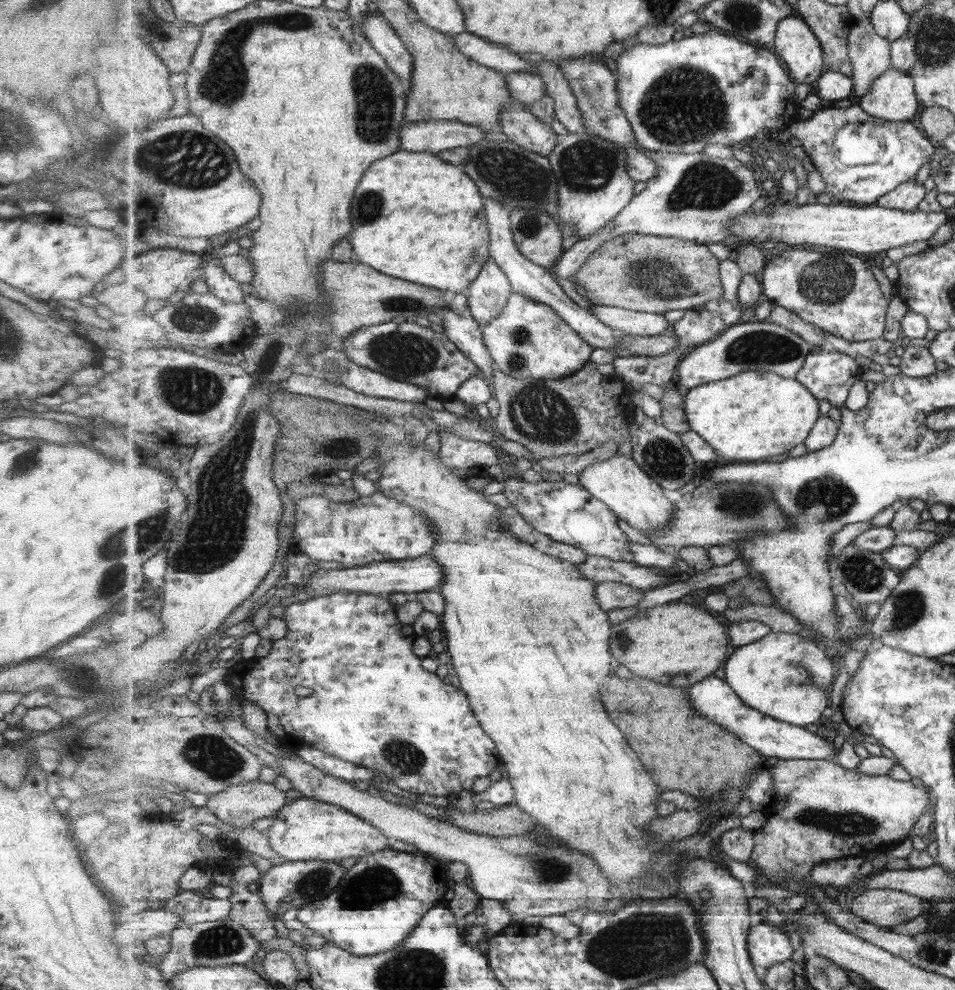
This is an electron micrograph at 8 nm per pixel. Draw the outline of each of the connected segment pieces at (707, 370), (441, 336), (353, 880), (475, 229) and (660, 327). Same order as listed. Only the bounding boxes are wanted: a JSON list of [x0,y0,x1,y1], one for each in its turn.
[[676,321,813,390],[339,321,480,400],[298,848,448,956],[350,149,491,293],[590,304,673,337]]

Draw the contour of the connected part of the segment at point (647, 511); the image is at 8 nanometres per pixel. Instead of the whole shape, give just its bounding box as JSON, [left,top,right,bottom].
[579,455,677,535]

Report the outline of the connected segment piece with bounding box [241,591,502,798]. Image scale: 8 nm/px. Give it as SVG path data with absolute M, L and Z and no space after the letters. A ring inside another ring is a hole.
M336 592L327 596L311 597L302 602L291 603L285 608L284 620L288 626L288 632L282 639L272 643L272 647L266 657L261 658L261 664L241 676L242 696L245 700L251 700L265 710L268 716L269 729L278 736L278 742L285 744L294 750L300 747L315 747L327 754L343 759L347 762L375 769L379 774L386 775L397 787L416 794L430 794L449 798L451 794L461 790L471 790L477 778L489 776L495 768L502 764L498 757L498 746L485 732L478 717L471 708L470 697L463 692L456 681L445 684L437 674L427 672L421 662L422 658L413 652L414 635L407 636L403 632L403 623L399 622L397 605L387 599L387 595L374 595L357 592ZM297 686L305 686L313 691L306 697L295 695Z

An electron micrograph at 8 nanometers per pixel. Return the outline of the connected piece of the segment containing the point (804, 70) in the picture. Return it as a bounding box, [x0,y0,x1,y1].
[775,14,827,83]

